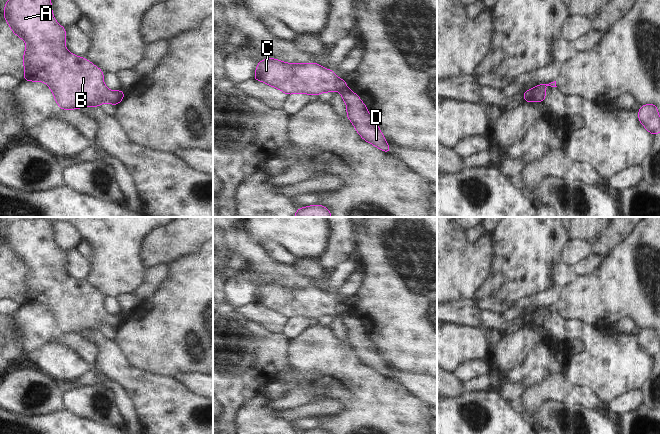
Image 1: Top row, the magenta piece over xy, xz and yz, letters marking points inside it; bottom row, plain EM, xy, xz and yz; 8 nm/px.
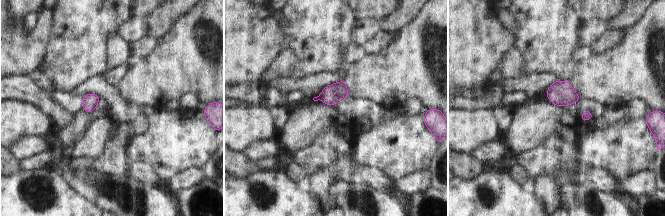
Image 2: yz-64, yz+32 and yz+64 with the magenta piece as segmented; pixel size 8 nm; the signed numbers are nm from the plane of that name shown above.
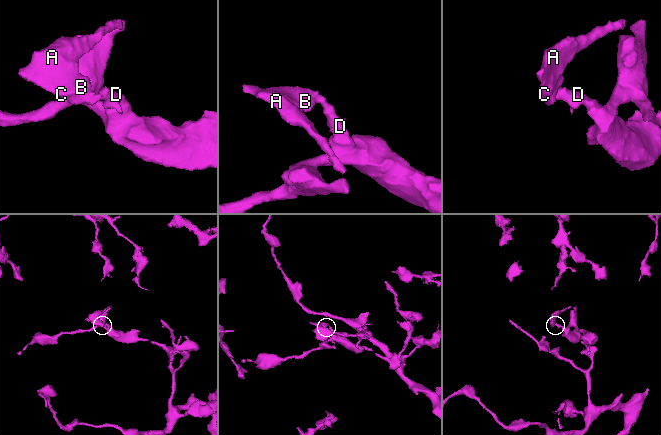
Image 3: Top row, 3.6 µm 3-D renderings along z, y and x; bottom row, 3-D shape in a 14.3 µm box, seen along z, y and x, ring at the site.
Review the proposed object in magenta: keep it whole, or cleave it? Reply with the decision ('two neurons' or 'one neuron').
two neurons

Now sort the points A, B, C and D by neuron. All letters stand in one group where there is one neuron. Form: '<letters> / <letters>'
A B C / D

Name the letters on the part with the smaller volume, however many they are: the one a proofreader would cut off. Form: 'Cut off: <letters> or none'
Cut off: A, B, C

